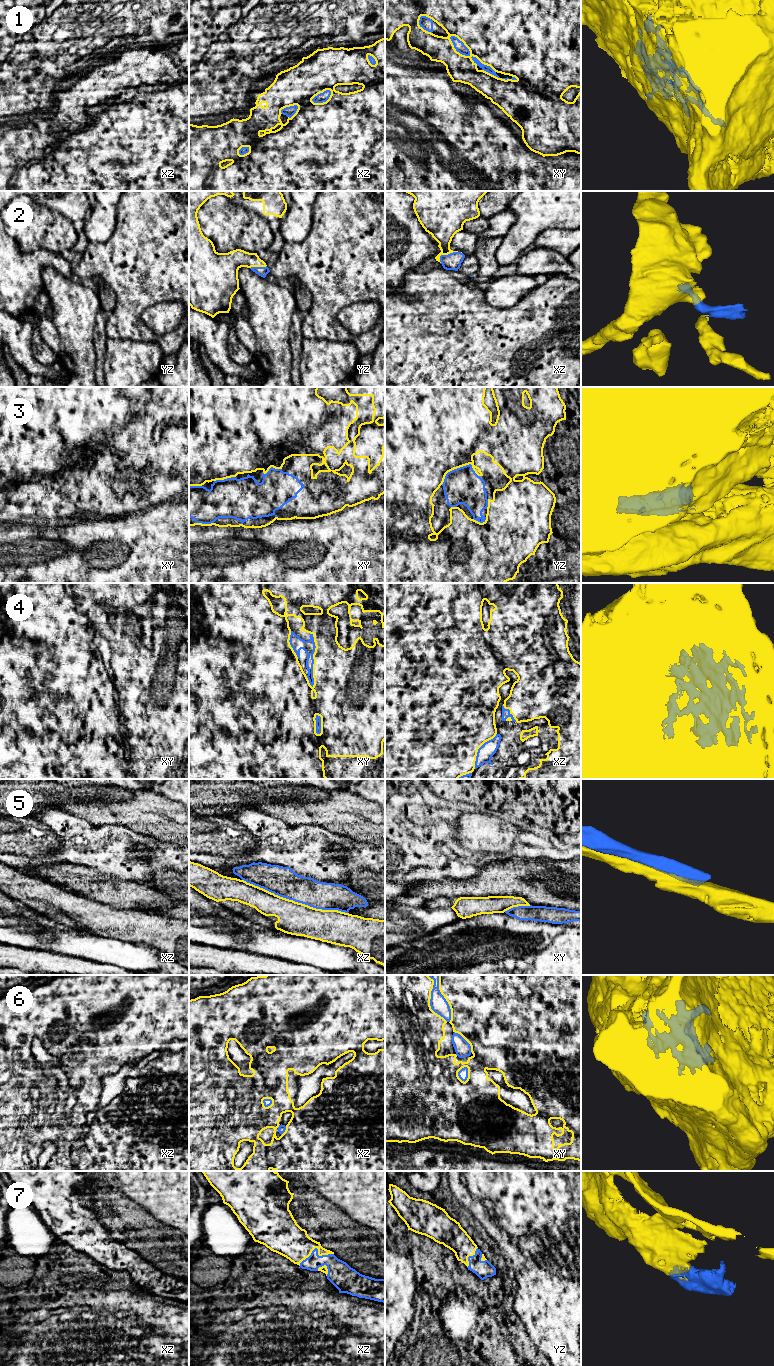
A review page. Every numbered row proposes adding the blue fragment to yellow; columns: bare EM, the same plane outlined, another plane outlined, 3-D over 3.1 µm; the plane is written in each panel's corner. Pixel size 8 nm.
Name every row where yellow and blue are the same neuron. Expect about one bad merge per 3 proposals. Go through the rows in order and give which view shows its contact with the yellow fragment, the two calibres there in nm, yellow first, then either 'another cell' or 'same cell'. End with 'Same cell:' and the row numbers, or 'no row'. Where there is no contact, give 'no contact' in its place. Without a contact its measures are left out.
1: meets yellow in xy; 460 nm thick on the yellow side, 80 nm on the other; same cell
2: meets yellow in xz; 260 nm thick on the yellow side, 140 nm on the other; same cell
3: meets yellow in yz; 500 nm thick on the yellow side, 280 nm on the other; same cell
4: meets yellow in xy; 440 nm thick on the yellow side, 100 nm on the other; same cell
5: meets yellow in xz; 260 nm thick on the yellow side, 240 nm on the other; another cell
6: meets yellow in xy; 500 nm thick on the yellow side, 140 nm on the other; same cell
7: meets yellow in xz; 280 nm thick on the yellow side, 180 nm on the other; same cell
Same cell: 1, 2, 3, 4, 6, 7

